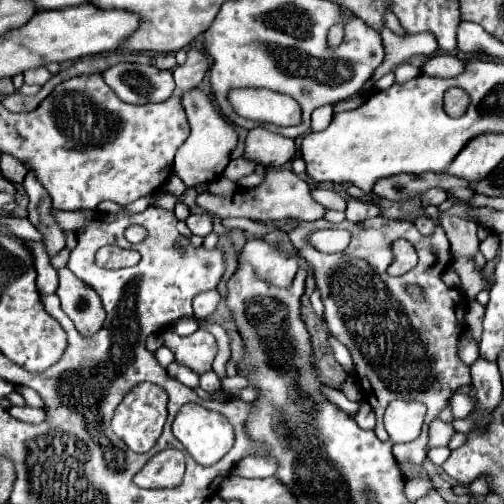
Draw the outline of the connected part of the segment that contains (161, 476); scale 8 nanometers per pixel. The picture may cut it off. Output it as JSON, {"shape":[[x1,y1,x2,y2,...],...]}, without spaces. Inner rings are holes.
{"shape":[[178,450,158,452,136,476,140,488,172,488,184,476,184,454]]}

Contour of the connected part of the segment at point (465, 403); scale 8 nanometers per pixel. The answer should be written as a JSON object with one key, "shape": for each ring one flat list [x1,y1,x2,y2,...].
{"shape":[[454,394,452,400,450,400,450,406,452,406,452,414,456,418,468,416,472,412,472,408,474,408,474,404,472,404,472,400,470,400,468,394]]}

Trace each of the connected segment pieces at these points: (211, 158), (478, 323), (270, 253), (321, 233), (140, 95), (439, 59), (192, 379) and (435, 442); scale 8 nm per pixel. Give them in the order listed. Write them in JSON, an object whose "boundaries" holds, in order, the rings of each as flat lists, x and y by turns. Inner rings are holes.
{"boundaries":[[[194,88,192,92,186,92,182,96,182,106,186,110,188,116,188,124,190,124,190,136,186,138,186,142,178,148,176,152,176,162,174,162,174,170,178,174,178,178,182,178,182,182,190,188,190,186,198,186,198,184,206,184,212,182,214,178,218,178,224,168,230,162,230,154,238,144,238,134,234,132,234,128,214,110,210,98]],[[476,300,470,302,464,316,464,324,476,342,480,342,480,336,482,336,482,318,484,318,484,306,478,304]],[[258,238,246,242,240,256,244,262,252,264,254,272,258,272,262,280,280,288,288,288,298,270,298,254,288,256,276,244,268,244]],[[318,230,310,234,310,242,320,252,342,252,350,242,350,232,346,230]],[[114,64,102,72,106,84,128,104,164,102,174,92,170,70,158,70,152,64]],[[436,54,426,64,422,66,422,72,428,76,438,76,438,78,452,78,458,76,464,70,464,62,460,62,456,56,450,54]],[[172,362,166,370,168,370,168,374,170,374,172,378,180,380,182,384,186,384,186,386,190,386,190,388,196,388,196,386,198,386,198,374,196,374,194,370,190,370,188,366,184,366,184,364,180,364,180,362]],[[436,420,432,422,430,426,430,442,428,442,428,448,436,448,436,446,448,446,450,438,454,436,454,428,452,424,448,422,442,422,442,420]]]}

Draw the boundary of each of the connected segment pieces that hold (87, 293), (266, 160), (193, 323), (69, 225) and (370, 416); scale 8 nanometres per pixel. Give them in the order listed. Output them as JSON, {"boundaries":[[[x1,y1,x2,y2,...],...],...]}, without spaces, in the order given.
{"boundaries":[[[68,268,58,270,58,276,60,286,56,294,62,302,62,310,70,316,70,320,74,320,74,326,82,336,94,336,106,320,106,312,98,294]],[[264,128,250,130,246,138,244,156,250,160,260,162,262,166,276,166,280,168,288,160,296,156,296,142,292,138,284,138,280,134,272,134]],[[196,318,176,320,176,322,172,324,172,328,174,328,176,334,180,334,180,336,188,336,188,334,192,334,192,332,198,330,198,320,196,320]],[[52,208,52,214,56,216,54,220,60,222,64,230,78,230,84,224,84,216,80,212,66,212,66,210,56,210]],[[362,402,362,408,358,410,358,414,356,414,354,418,356,418,356,420,358,420,358,424,360,424,362,428,366,428,366,430,372,430,372,428,374,428,374,424,376,424,374,410,372,410,372,406,370,406,368,402]]]}

